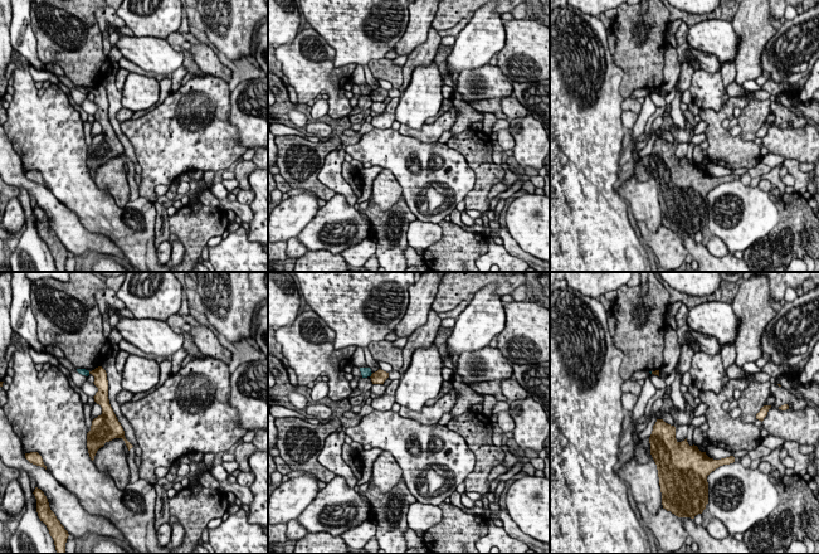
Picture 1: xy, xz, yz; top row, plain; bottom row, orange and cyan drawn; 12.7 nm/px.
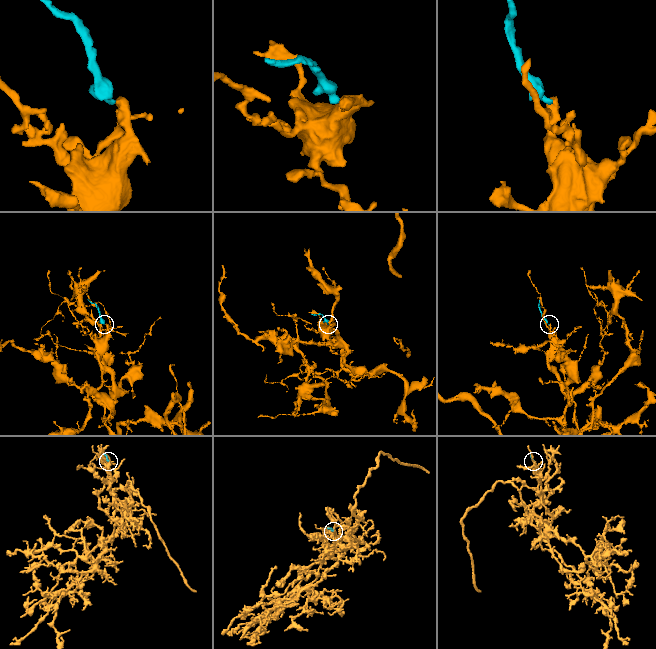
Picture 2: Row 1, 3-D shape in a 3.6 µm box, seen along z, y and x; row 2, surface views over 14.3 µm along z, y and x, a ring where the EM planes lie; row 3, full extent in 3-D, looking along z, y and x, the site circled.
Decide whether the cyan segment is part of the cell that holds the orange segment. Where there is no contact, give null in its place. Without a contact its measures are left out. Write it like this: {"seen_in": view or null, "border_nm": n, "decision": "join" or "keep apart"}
{"seen_in": "xz", "border_nm": 70, "decision": "keep apart"}

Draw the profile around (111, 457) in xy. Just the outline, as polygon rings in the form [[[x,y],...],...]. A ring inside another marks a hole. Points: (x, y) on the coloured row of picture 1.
[[[114,438],[101,447],[93,460],[94,466],[102,472],[106,471],[120,490],[125,490],[130,482],[130,467],[125,441]]]

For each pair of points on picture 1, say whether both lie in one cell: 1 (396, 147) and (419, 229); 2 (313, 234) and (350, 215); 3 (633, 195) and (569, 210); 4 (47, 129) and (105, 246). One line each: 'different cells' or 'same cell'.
1: different cells
2: same cell
3: different cells
4: different cells

